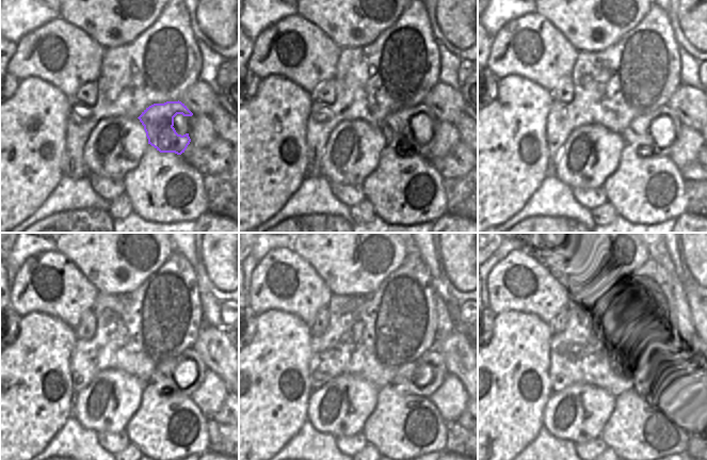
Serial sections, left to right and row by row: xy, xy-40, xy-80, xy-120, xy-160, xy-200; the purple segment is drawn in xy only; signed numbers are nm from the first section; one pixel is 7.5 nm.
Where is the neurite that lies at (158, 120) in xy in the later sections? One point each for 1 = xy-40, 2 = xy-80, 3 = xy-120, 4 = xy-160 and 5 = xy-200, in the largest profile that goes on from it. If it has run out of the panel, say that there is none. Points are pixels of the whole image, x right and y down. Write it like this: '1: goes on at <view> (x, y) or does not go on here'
1: goes on at xy-40 (397, 128)
2: goes on at xy-80 (638, 133)
3: goes on at xy-120 (162, 378)
4: goes on at xy-160 (404, 380)
5: goes on at xy-200 (670, 374)

